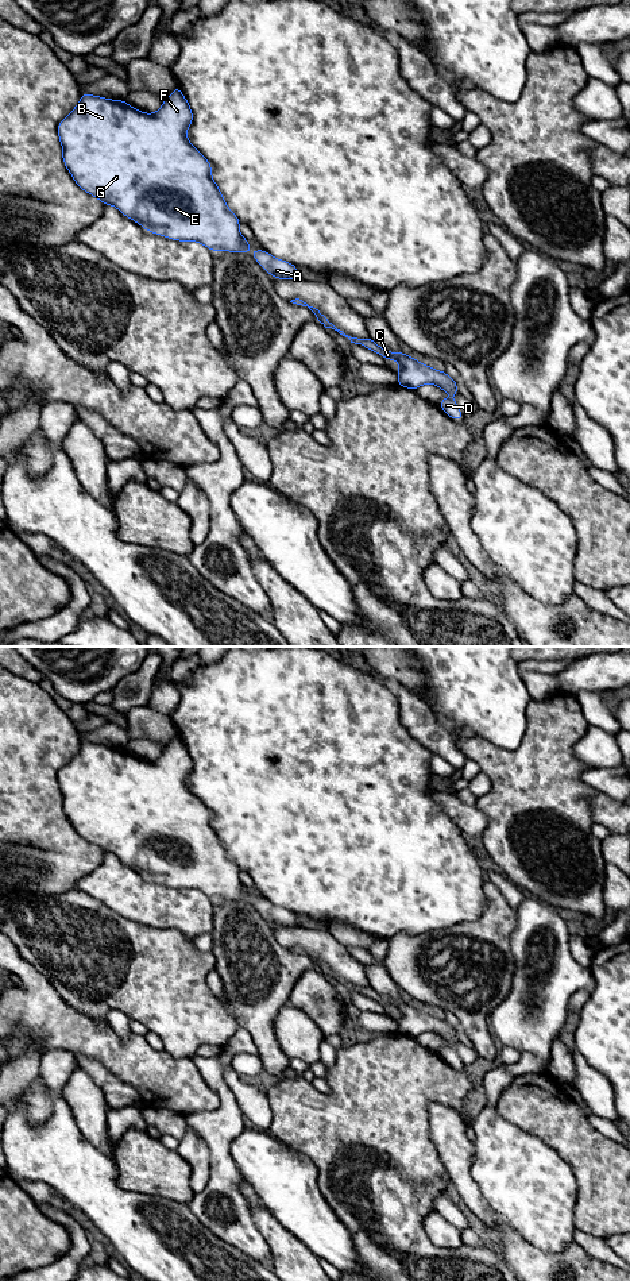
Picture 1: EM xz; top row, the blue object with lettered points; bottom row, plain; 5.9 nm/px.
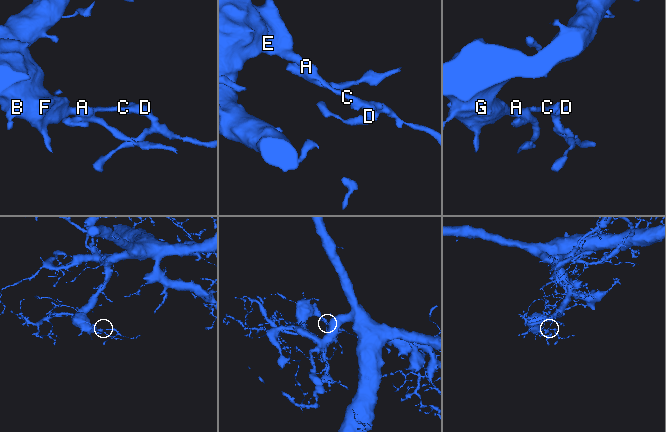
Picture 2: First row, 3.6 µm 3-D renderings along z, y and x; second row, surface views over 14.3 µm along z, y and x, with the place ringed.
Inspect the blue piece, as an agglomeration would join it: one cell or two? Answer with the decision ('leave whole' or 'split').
leave whole

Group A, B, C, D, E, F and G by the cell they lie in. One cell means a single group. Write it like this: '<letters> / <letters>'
A B C D E F G

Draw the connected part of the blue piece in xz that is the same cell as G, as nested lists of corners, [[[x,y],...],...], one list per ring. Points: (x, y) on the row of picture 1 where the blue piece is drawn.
[[[177,86],[154,113],[142,112],[124,100],[112,100],[82,93],[71,113],[59,121],[57,132],[62,144],[62,159],[76,184],[104,205],[112,205],[143,229],[178,242],[197,242],[210,251],[251,252],[264,271],[277,279],[301,279],[297,266],[270,255],[264,250],[251,251],[240,234],[240,220],[228,208],[212,177],[210,162],[190,143],[186,131],[193,112],[181,88]]]

